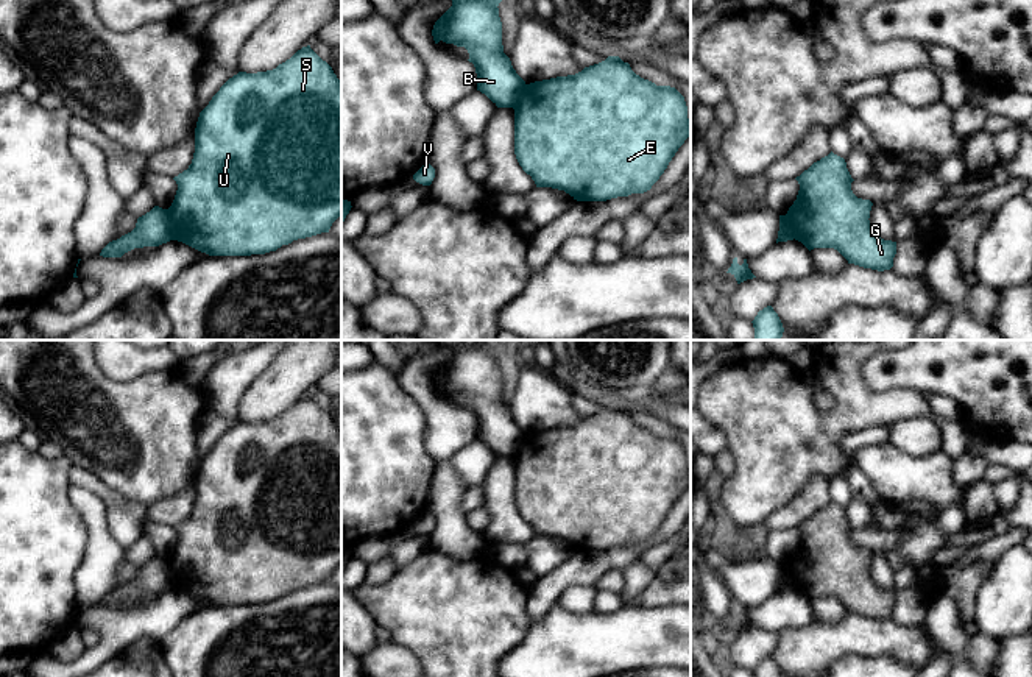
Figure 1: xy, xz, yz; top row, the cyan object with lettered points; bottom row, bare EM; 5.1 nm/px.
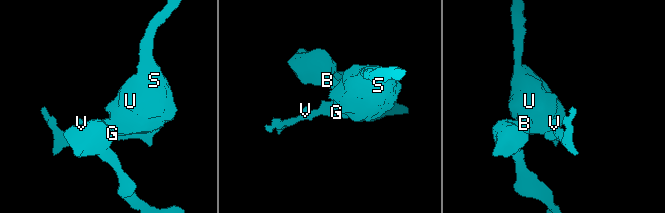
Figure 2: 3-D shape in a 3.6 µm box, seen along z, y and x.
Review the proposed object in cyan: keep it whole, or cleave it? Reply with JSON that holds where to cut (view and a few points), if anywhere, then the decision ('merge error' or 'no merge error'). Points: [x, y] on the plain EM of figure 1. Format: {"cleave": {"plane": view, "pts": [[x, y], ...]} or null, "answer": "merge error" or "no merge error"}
{"cleave": {"plane": "xy", "pts": [[166, 559], [173, 588]]}, "answer": "merge error"}

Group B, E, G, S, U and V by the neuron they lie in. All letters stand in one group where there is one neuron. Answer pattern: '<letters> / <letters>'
B / E G S U V

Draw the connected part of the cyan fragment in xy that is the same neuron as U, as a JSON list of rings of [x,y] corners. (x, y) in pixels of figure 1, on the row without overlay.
[[[310,395],[298,399],[290,409],[273,420],[246,423],[229,427],[200,462],[195,477],[195,502],[187,519],[173,527],[178,533],[168,560],[173,590],[182,591],[209,605],[251,605],[276,601],[293,590],[329,582],[332,572],[341,566],[341,431],[332,416],[323,410]]]

